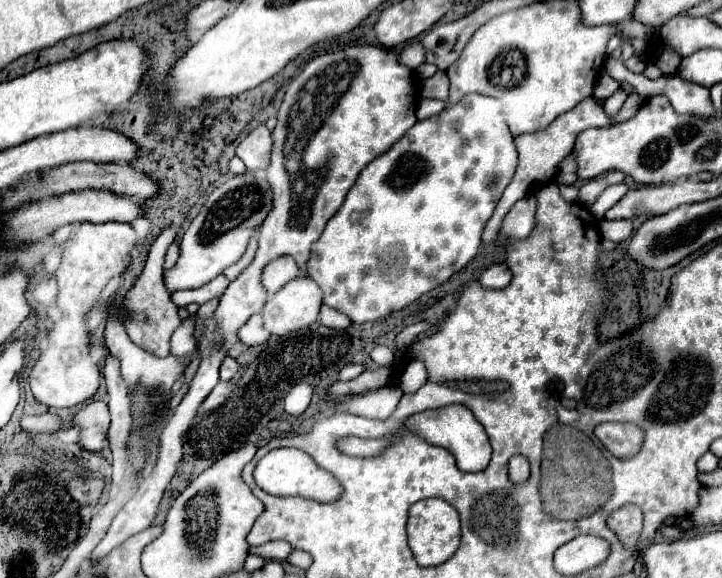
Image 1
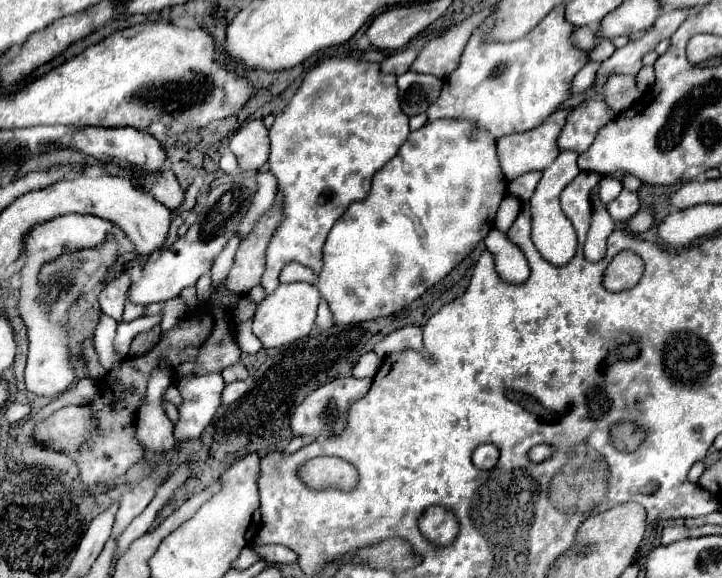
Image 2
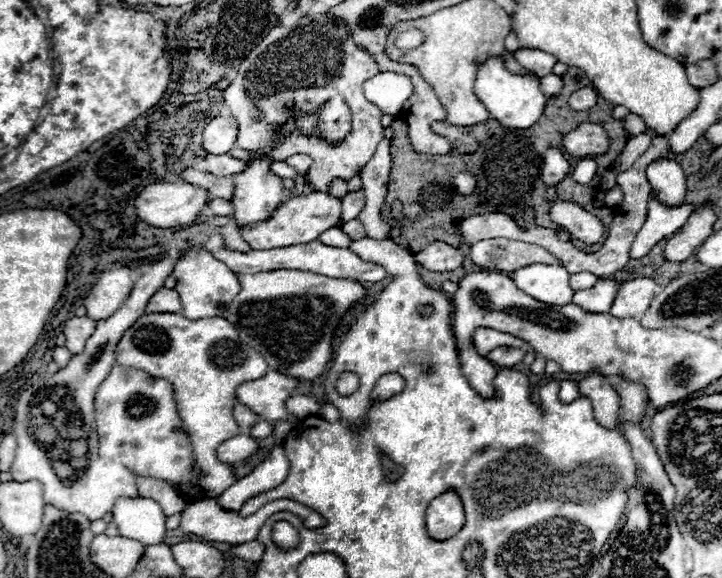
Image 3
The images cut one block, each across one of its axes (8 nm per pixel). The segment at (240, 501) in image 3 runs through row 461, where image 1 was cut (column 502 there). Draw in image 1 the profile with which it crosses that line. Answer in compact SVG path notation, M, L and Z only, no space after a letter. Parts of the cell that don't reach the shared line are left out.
M496 264L484 270L484 274L480 276L480 286L482 288L504 288L510 284L510 280L512 280L512 272L508 270L508 266Z

